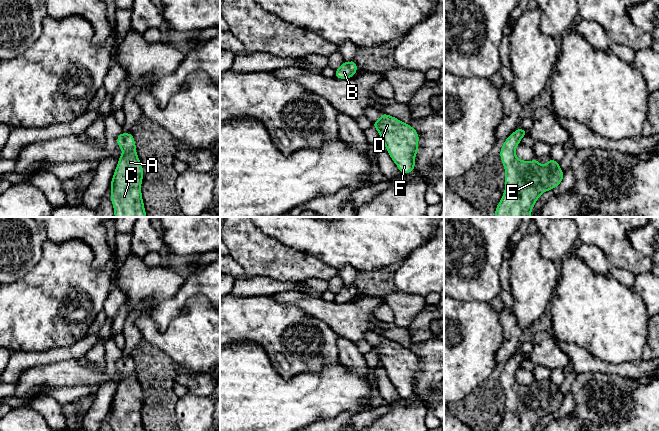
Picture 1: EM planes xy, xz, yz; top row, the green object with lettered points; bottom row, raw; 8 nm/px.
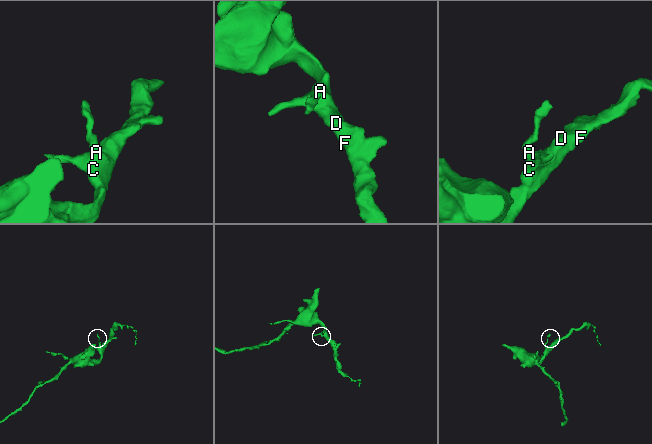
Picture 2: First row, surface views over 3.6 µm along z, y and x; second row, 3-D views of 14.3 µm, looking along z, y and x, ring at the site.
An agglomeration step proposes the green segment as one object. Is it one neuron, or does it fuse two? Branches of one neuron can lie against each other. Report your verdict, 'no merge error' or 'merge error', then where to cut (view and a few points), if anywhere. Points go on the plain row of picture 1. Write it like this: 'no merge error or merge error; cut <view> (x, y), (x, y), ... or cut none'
no merge error; cut none

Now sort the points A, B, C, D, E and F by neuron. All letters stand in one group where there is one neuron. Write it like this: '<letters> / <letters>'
A B C D E F

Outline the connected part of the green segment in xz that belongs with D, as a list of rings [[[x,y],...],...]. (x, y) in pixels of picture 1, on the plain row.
[[[381,336],[381,342],[373,346],[389,380],[402,398],[415,395],[415,380],[419,374],[419,358],[410,349],[399,343]]]

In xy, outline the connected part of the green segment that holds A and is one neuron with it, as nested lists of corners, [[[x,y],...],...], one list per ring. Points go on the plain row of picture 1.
[[[121,356],[116,366],[123,377],[109,411],[112,414],[110,423],[113,431],[144,431],[141,417],[144,395],[136,377],[134,361],[131,356]]]

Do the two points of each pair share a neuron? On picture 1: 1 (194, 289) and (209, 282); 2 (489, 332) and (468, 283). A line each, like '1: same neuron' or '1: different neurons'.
1: same neuron
2: different neurons

